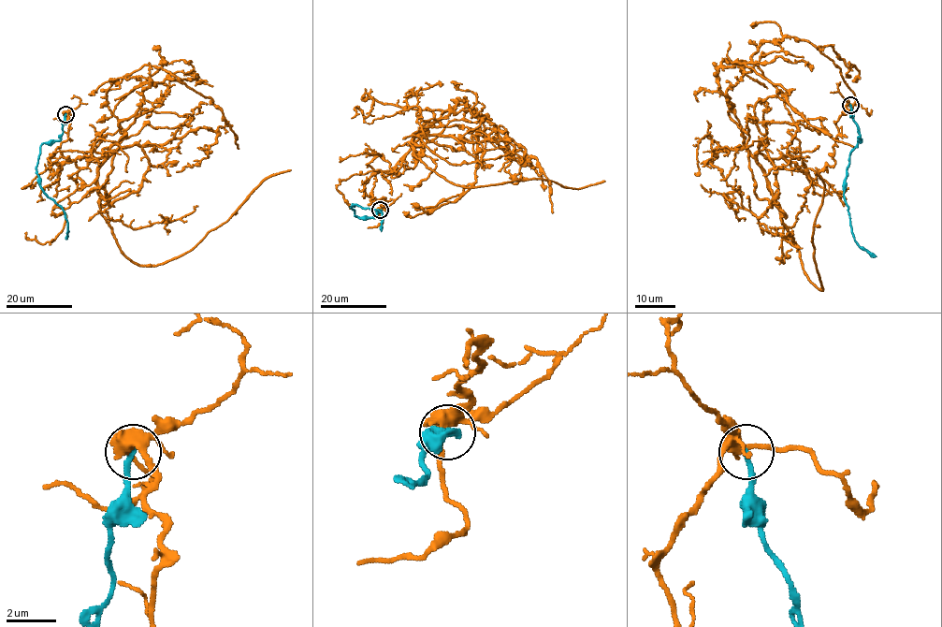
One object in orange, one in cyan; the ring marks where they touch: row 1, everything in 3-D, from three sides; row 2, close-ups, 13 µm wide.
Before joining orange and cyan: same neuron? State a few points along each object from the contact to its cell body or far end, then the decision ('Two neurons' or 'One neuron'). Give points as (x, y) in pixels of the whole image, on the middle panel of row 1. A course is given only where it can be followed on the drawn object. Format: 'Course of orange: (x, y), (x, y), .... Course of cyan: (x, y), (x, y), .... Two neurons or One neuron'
Course of orange: (380, 211), (384, 198), (364, 196), (364, 186), (392, 169), (419, 133), (414, 154), (467, 187), (605, 182). Course of cyan: (380, 211), (373, 218), (356, 217), (351, 207), (356, 204), (378, 210), (382, 213), (381, 231). Two neurons

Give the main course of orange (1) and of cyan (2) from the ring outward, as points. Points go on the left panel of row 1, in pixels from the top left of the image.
1: (65, 114), (50, 167), (110, 154), (100, 212), (139, 265), (189, 252), (291, 169)
2: (65, 114), (59, 139), (42, 144), (36, 173), (42, 190), (64, 211), (66, 239)

